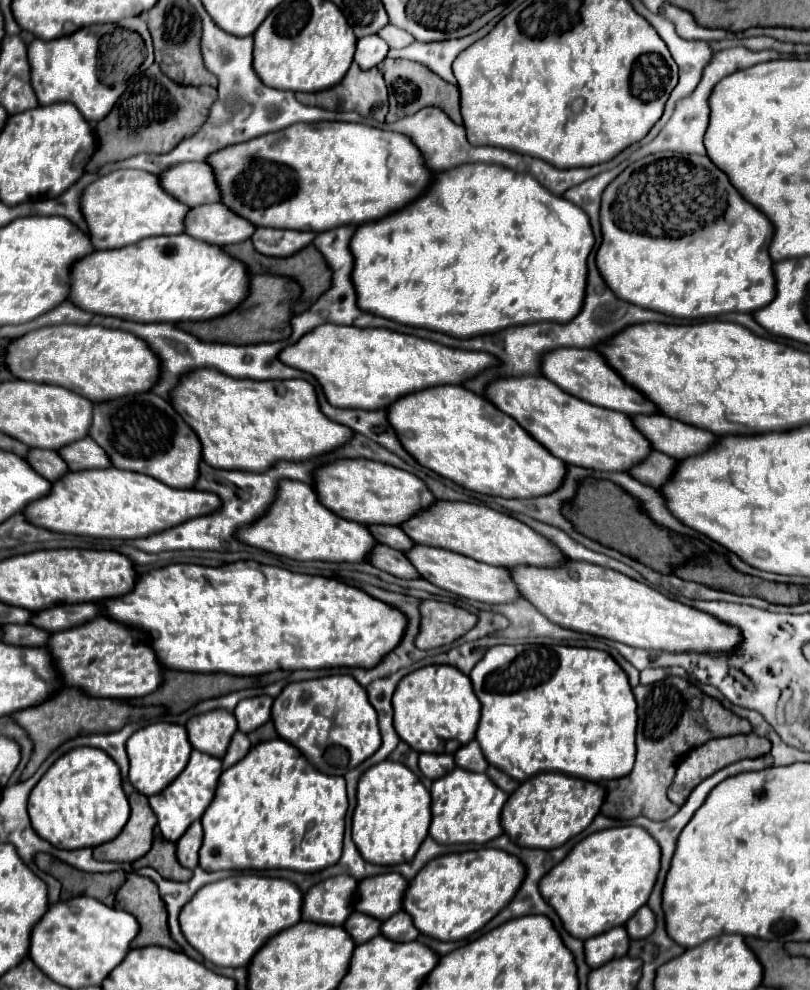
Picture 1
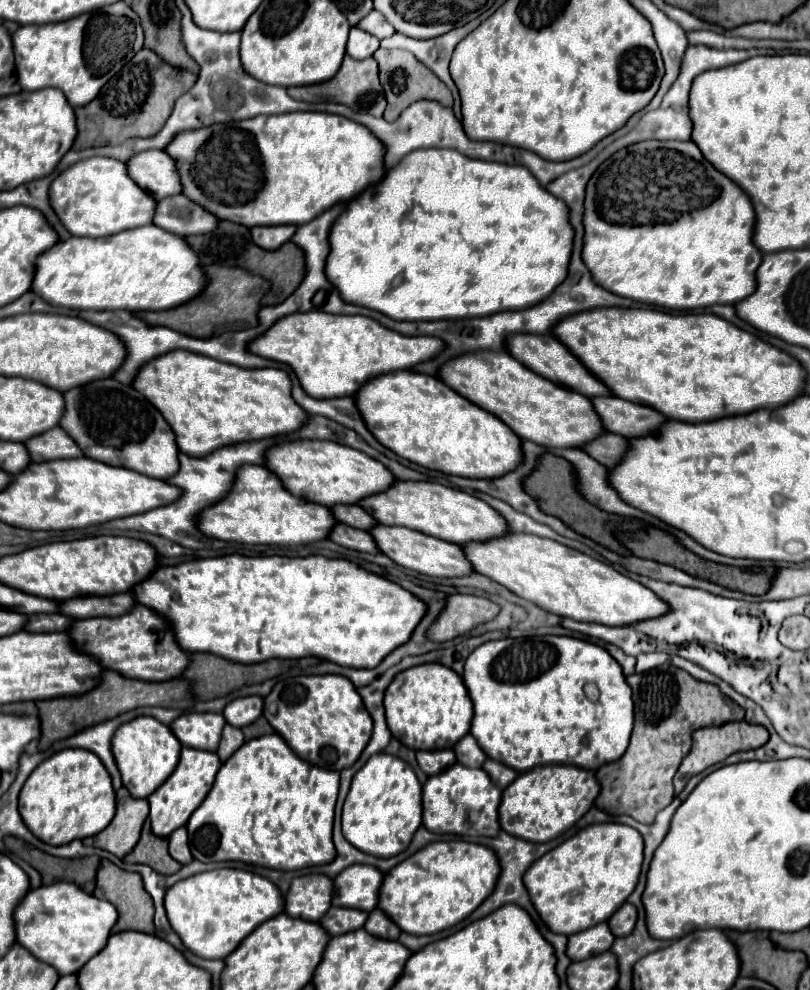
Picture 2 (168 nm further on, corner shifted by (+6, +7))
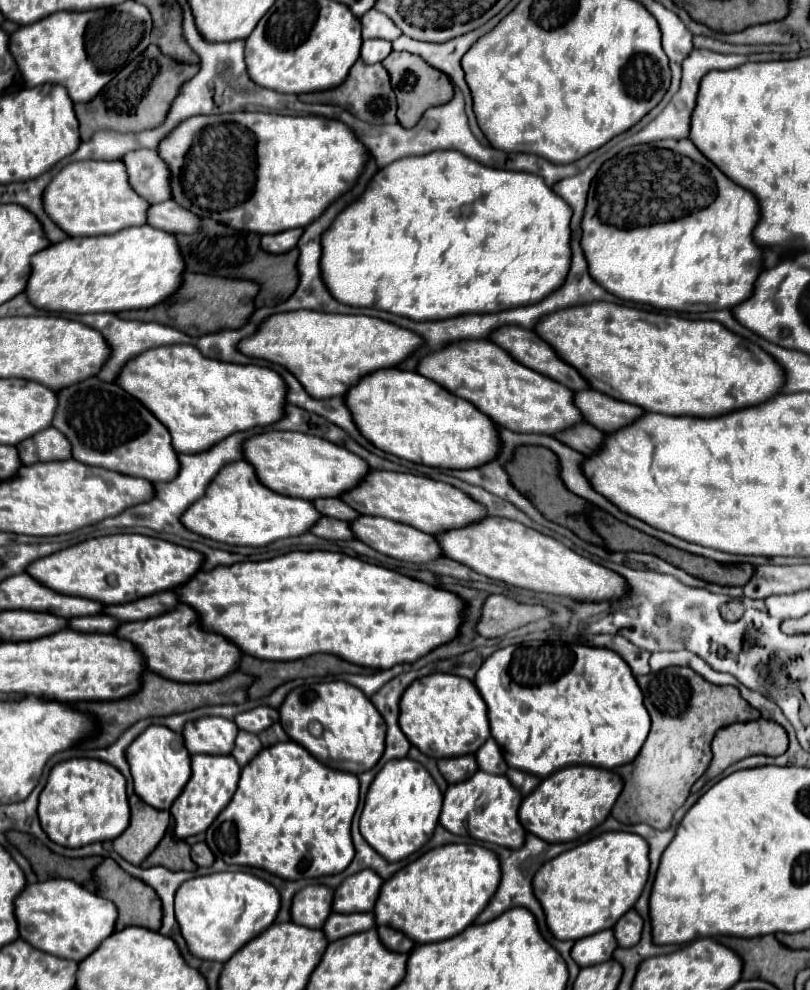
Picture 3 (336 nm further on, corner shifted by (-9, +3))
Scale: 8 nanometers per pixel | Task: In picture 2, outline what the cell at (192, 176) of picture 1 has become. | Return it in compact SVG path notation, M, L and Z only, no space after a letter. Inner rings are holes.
M140 151L126 163L130 179L154 199L178 195L182 191L176 163L164 151Z

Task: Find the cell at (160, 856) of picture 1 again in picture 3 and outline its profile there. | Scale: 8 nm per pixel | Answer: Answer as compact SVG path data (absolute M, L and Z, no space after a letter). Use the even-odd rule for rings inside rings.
M169 829L165 837L159 841L159 845L155 847L155 851L141 865L143 867L163 865L171 871L195 871L197 865L191 861L189 851L191 847L185 841L175 839L175 833Z

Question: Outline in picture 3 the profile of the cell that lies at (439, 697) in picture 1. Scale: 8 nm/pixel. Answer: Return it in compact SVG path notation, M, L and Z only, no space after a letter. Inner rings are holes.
M431 673L407 687L401 697L399 727L421 753L441 759L475 753L489 739L487 705L473 681L449 673Z

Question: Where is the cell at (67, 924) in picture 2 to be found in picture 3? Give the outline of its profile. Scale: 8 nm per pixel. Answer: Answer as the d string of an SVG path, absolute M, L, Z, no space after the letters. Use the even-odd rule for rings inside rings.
M49 879L25 887L15 899L15 915L21 939L45 953L81 963L115 931L117 907L109 899L89 893L75 881Z

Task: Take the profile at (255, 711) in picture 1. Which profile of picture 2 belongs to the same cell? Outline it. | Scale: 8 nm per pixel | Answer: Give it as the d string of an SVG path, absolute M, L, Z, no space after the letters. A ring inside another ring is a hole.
M258 695L238 697L226 705L222 715L224 715L226 723L230 723L234 727L246 727L262 715L262 697L258 697Z

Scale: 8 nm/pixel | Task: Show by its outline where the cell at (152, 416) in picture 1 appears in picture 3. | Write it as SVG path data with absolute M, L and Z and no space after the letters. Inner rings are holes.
M91 377L75 387L65 387L57 395L59 415L55 415L55 427L71 439L73 459L123 475L145 477L153 483L173 481L179 475L181 465L169 429L117 383L105 383Z

